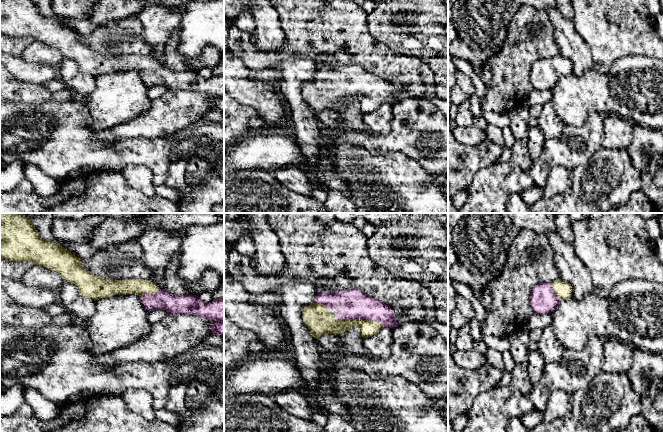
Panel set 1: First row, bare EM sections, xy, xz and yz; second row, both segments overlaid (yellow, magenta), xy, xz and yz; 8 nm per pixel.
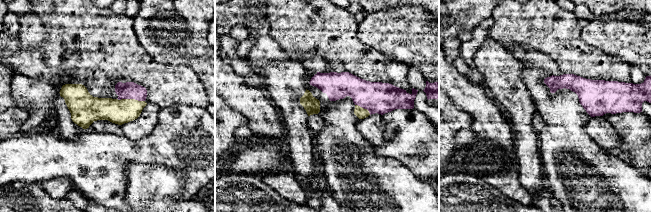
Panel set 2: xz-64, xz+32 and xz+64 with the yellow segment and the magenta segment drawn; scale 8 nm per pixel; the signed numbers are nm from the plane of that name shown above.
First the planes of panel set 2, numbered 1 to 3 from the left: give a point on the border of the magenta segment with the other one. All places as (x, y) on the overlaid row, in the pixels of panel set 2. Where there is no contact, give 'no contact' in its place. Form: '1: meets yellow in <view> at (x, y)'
1: meets yellow in xz-64 at (132, 99)
2: meets yellow in xz+32 at (363, 108)
3: no contact

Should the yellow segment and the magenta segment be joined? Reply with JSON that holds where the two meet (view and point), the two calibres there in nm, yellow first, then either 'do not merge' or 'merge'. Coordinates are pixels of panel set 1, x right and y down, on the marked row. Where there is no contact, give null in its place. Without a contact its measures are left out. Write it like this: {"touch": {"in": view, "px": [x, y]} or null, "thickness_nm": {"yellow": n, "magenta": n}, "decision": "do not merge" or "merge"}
{"touch": {"in": "xz", "px": [361, 319]}, "thickness_nm": {"yellow": 140, "magenta": 240}, "decision": "merge"}

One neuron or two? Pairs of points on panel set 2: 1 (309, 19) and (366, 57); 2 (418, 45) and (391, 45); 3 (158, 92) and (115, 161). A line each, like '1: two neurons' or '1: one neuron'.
1: one neuron
2: one neuron
3: two neurons

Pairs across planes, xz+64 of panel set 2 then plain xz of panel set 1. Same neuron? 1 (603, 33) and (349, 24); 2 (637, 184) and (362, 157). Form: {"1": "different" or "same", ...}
{"1": "different", "2": "same"}

